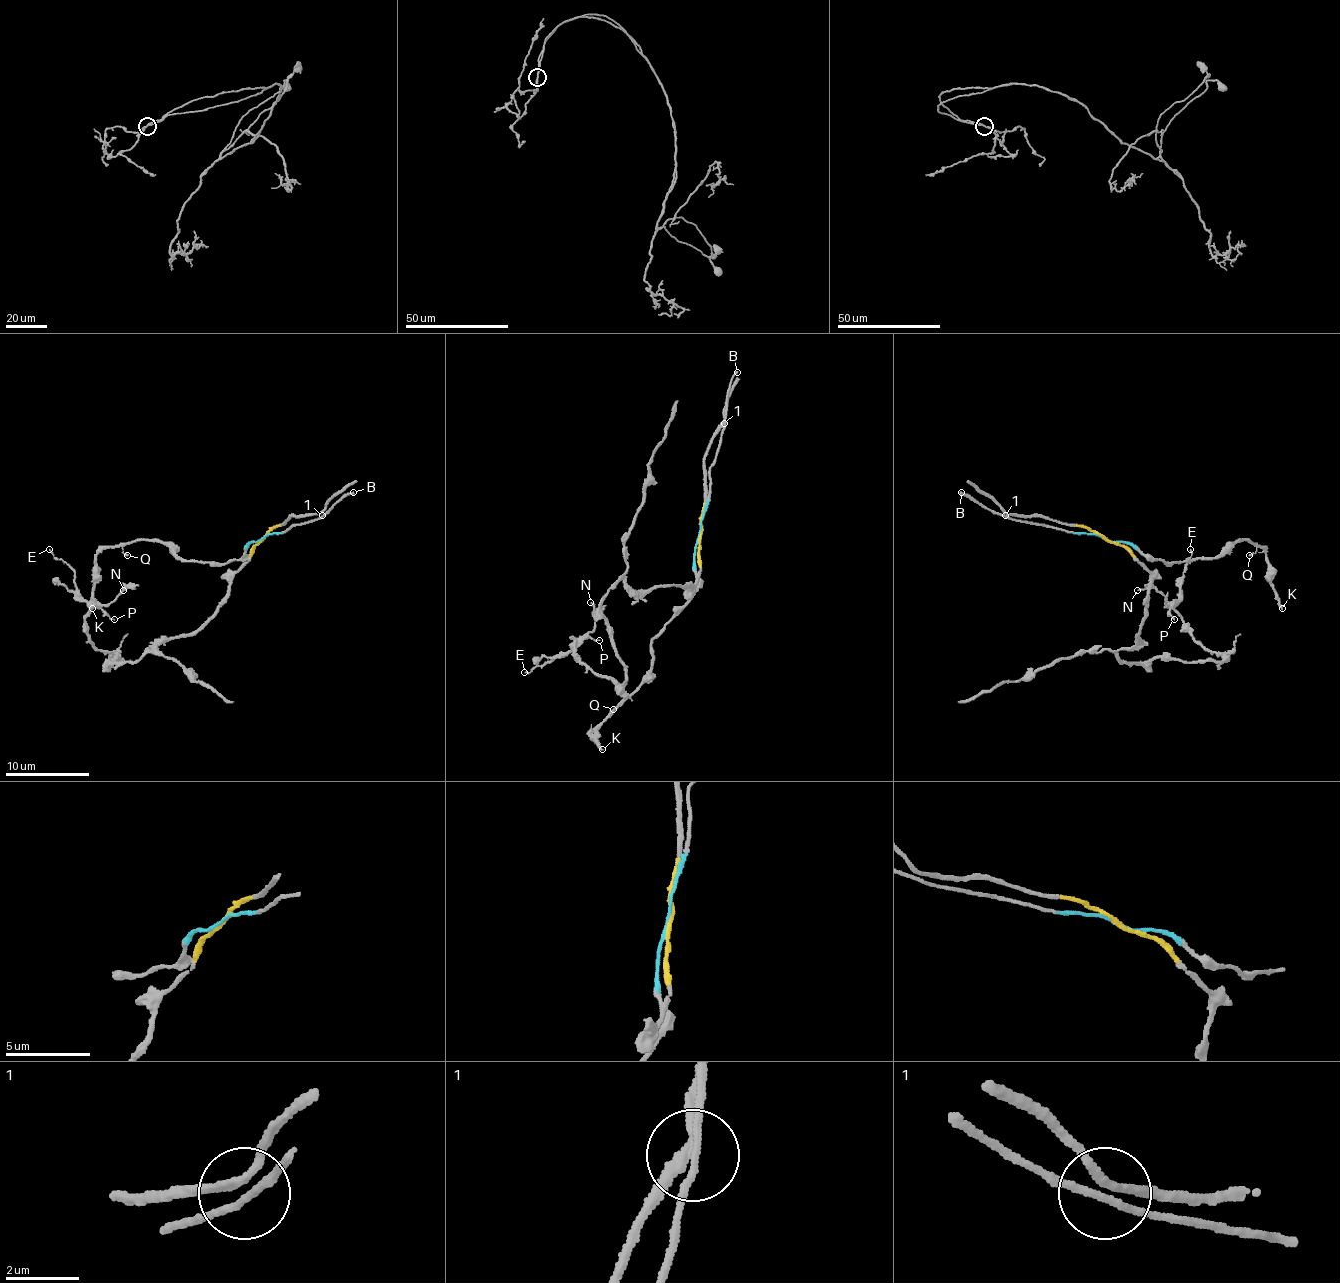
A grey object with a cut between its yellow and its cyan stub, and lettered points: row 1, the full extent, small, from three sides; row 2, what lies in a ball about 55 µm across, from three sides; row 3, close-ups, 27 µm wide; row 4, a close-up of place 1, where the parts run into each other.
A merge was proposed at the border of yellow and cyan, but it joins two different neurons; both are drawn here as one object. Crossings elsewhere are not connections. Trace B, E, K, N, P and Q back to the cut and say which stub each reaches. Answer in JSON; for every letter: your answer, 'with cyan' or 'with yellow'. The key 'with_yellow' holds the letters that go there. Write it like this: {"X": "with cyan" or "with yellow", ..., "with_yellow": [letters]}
{"B": "with cyan", "E": "with yellow", "K": "with cyan", "N": "with yellow", "P": "with yellow", "Q": "with cyan", "with_yellow": ["E", "N", "P"]}

